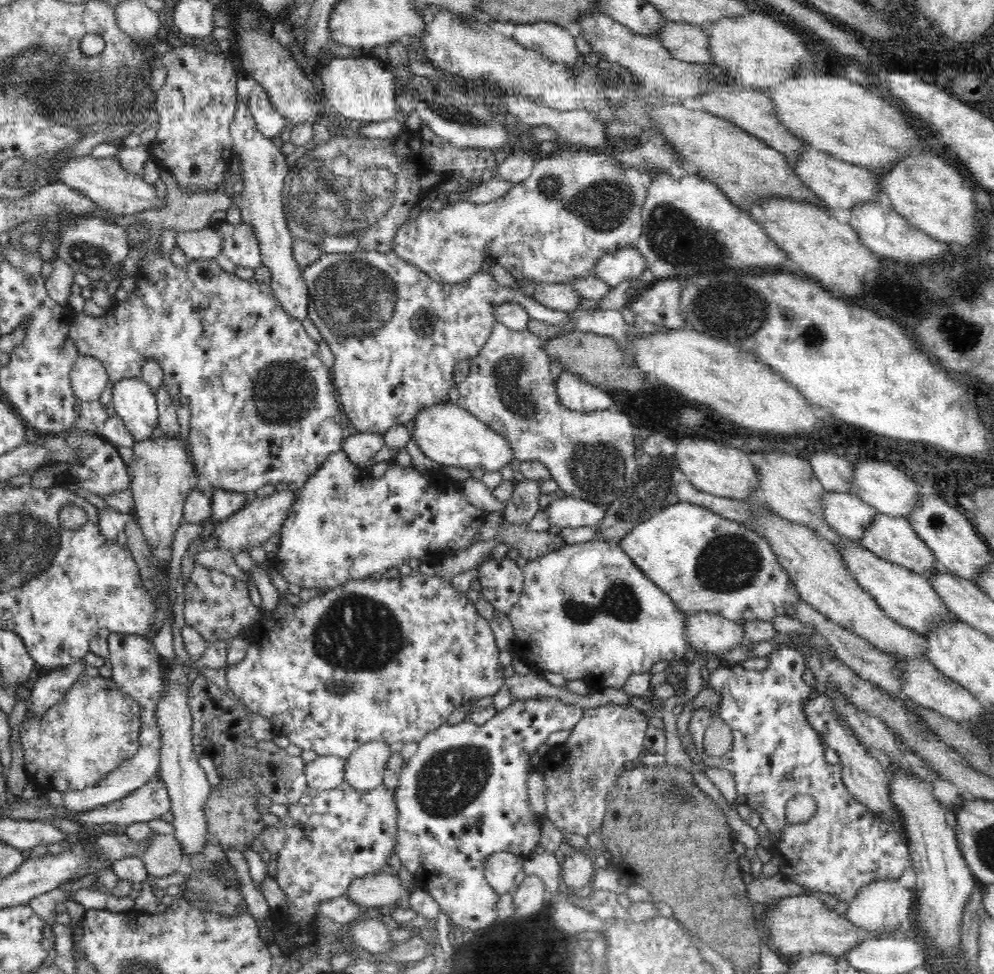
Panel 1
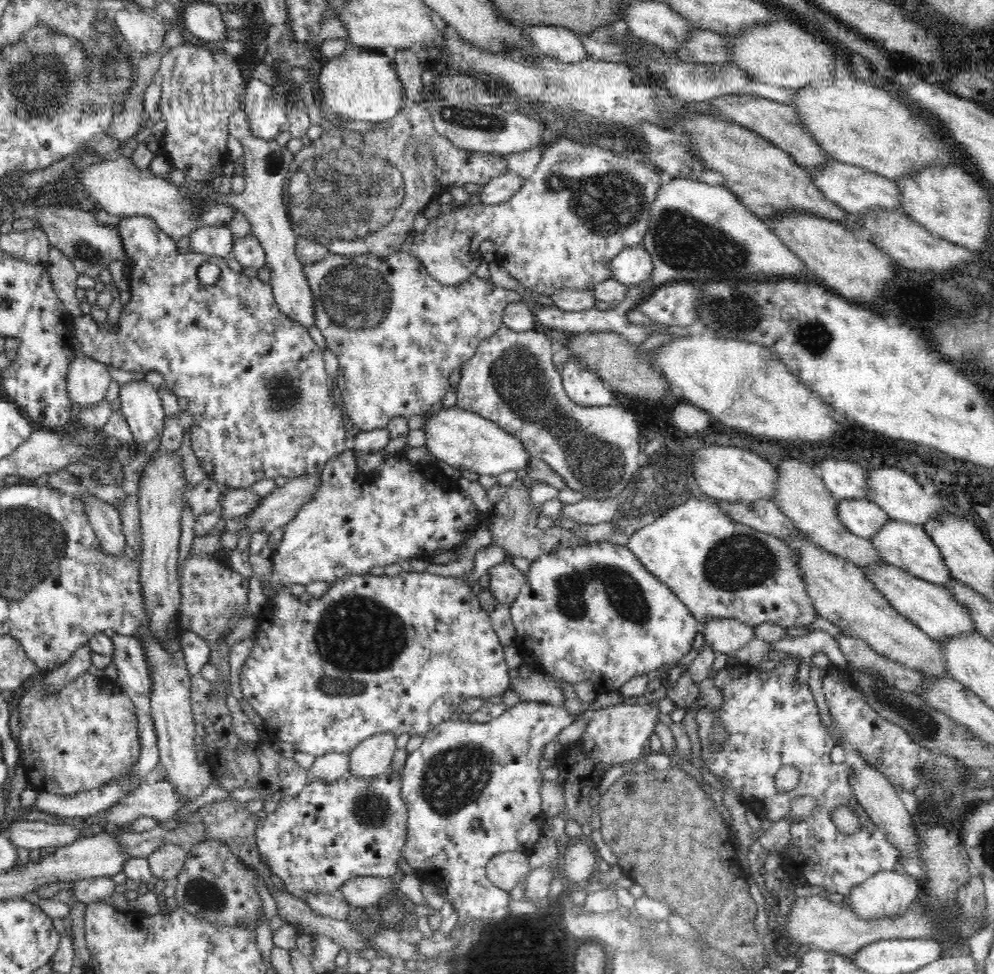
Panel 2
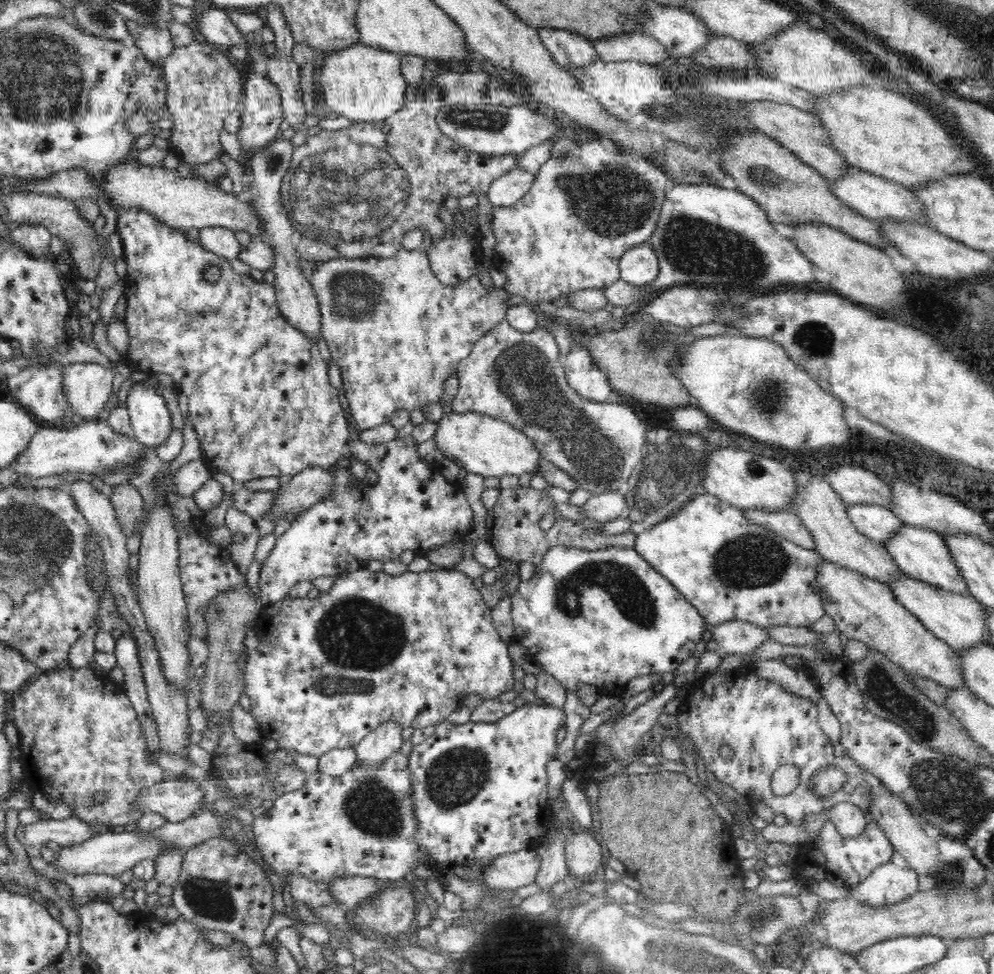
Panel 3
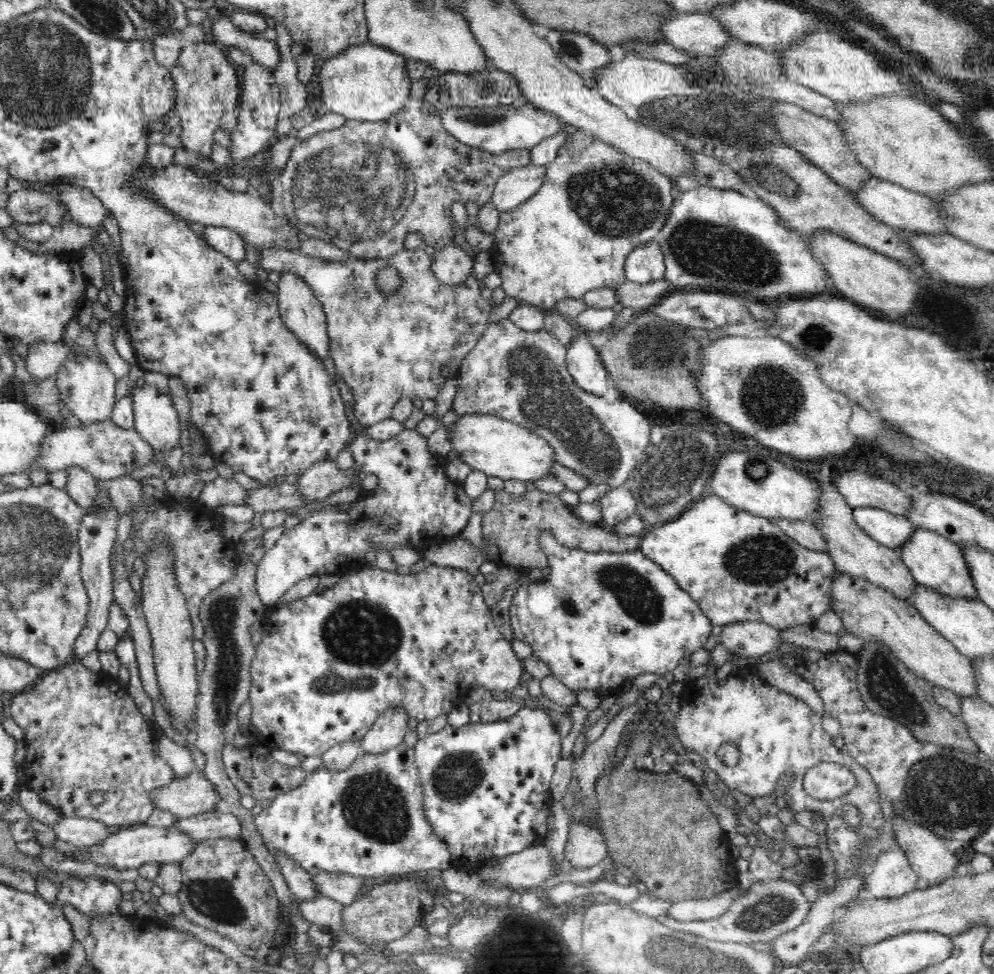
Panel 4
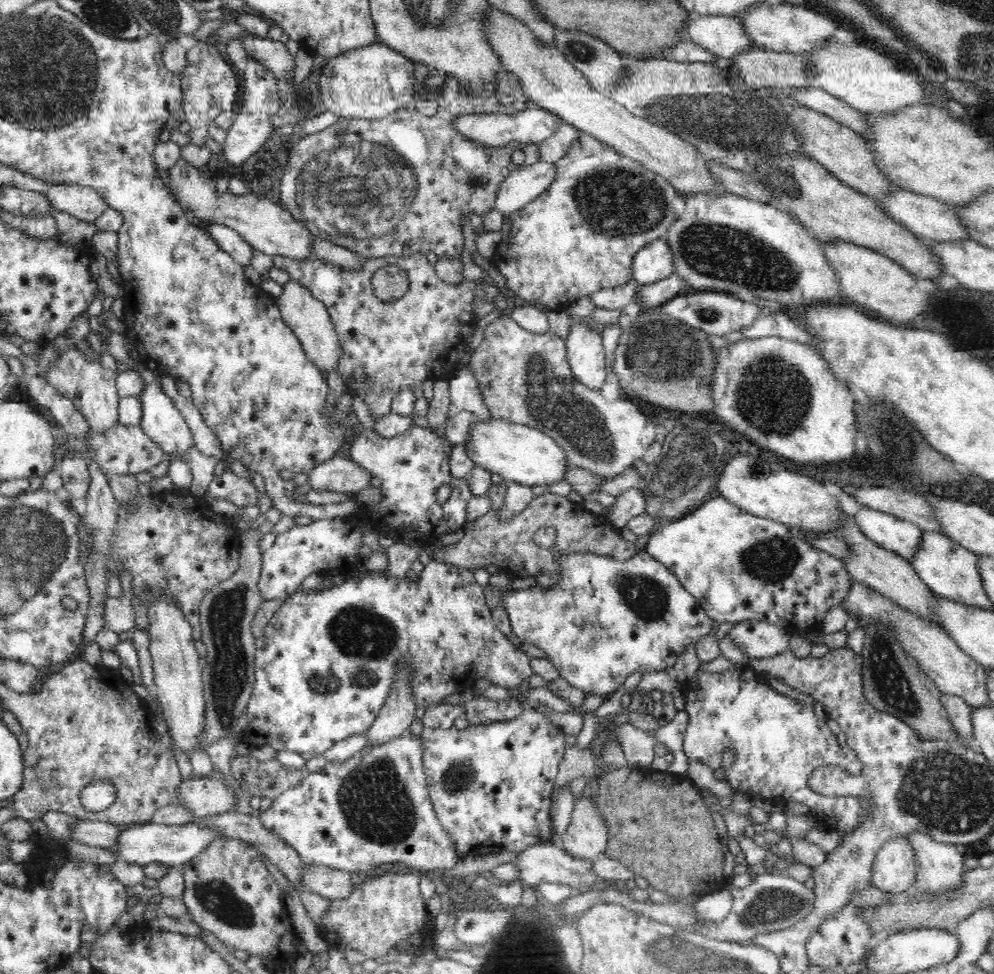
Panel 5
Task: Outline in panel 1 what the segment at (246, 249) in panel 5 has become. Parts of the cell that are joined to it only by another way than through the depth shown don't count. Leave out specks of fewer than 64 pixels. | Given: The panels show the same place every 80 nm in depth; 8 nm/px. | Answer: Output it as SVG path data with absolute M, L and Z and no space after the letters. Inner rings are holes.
M206 225L202 230L178 232L174 246L188 259L214 259L221 254L222 239L216 229Z

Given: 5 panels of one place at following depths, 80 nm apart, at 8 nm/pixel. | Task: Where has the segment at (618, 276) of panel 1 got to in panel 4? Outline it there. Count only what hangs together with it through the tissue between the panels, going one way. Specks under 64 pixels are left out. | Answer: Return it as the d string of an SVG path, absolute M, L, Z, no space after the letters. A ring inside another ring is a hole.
M656 241L639 245L625 261L625 276L635 284L649 284L664 279L664 254Z

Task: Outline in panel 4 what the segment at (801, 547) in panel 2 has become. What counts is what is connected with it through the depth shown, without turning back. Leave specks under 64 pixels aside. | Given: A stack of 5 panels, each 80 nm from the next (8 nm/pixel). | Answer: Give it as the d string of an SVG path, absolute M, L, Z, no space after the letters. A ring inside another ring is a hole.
M844 572L831 577L831 610L842 621L846 632L863 640L864 643L880 643L890 649L910 671L924 677L931 685L946 688L960 696L977 696L976 676L972 660L958 652L946 637L940 635L914 606L893 596L877 584L855 578Z

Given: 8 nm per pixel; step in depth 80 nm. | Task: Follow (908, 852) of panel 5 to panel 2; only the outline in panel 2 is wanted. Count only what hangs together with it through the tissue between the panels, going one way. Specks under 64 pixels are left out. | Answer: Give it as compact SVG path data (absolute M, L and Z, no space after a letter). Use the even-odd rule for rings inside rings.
M878 871L872 878L856 886L849 894L850 908L855 912L856 917L871 921L872 919L893 919L903 915L907 906L916 900L921 893L920 882L911 880L897 871Z

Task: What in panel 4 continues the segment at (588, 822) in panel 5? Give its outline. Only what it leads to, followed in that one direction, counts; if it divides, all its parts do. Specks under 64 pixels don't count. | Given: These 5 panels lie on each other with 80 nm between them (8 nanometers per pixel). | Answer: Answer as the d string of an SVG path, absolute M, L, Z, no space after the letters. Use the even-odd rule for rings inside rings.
M574 822L570 825L568 835L564 858L575 868L594 868L607 857L607 844L600 830Z

